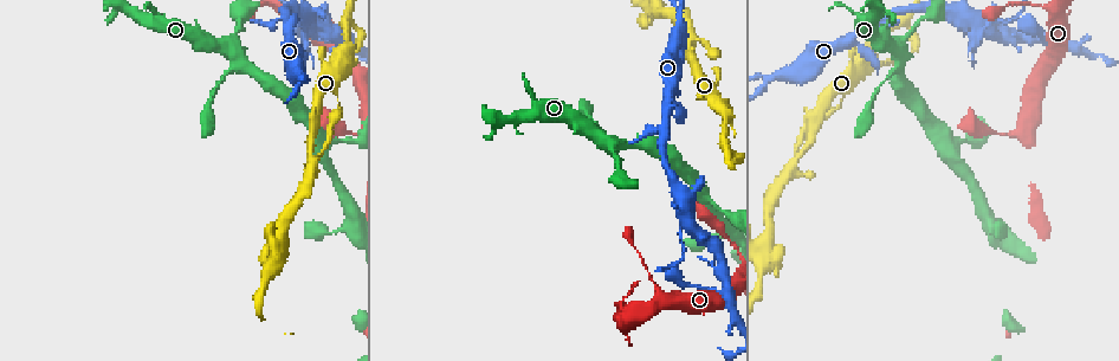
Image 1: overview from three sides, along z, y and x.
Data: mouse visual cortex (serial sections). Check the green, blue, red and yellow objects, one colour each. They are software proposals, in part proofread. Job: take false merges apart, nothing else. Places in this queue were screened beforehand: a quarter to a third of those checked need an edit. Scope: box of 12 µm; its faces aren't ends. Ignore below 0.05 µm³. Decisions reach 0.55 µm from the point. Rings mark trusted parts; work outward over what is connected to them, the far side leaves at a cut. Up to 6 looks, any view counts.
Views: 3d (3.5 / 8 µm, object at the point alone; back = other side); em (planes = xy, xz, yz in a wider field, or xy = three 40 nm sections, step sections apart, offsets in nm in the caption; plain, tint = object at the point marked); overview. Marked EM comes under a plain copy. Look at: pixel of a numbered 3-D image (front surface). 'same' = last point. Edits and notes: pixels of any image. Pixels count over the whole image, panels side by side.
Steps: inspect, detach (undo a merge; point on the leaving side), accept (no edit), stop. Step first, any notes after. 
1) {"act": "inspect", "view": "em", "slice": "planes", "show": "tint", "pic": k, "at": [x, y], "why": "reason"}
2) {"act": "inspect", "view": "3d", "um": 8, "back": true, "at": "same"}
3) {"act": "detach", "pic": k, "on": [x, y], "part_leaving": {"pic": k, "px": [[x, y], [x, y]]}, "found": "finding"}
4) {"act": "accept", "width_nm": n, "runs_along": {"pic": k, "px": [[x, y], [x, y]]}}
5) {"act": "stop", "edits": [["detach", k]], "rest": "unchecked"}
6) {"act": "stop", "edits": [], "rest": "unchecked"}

{"act": "inspect", "view": "3d", "um": 3.5, "pic": 1, "at": [859, 46], "why": "a narrow waist"}

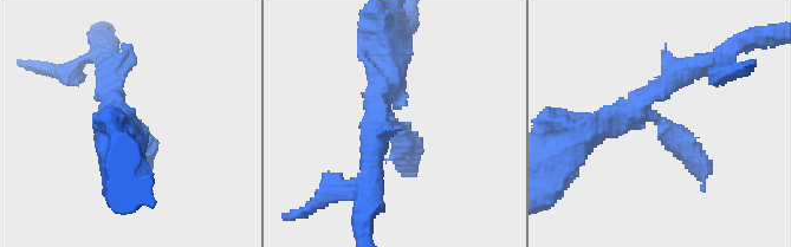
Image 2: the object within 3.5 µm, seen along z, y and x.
{"act": "inspect", "view": "em", "slice": "xy", "step": 5, "show": "tint", "pic": 2, "at": [395, 128]}

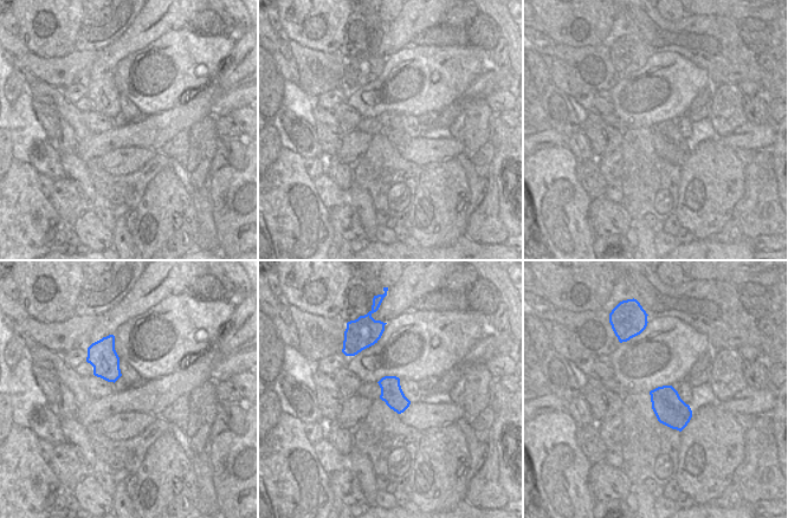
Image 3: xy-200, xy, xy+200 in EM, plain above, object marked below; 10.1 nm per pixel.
{"act": "inspect", "view": "em", "slice": "xy", "step": 3, "show": "tint", "at": "same"}

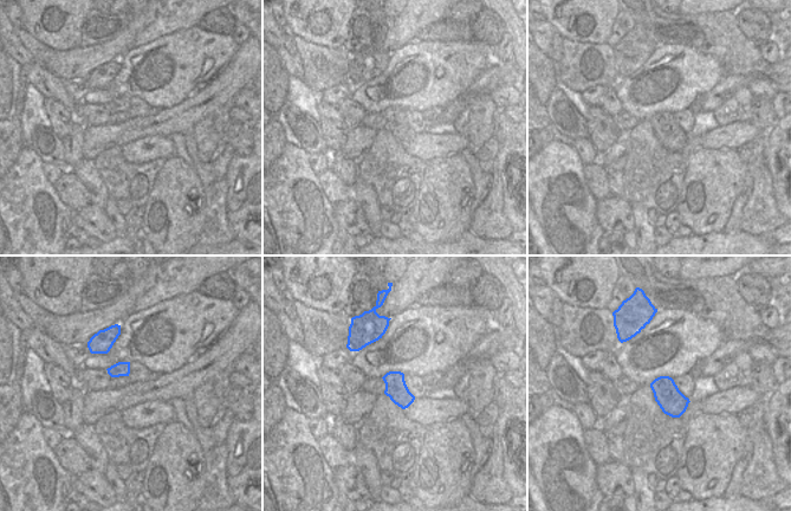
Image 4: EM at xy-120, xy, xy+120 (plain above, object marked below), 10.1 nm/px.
{"act": "accept", "runs_along": {"pic": 2, "px": [[604, 128], [637, 106], [659, 117], [705, 182]]}, "found": "all the same cell"}

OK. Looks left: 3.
{"act": "inspect", "view": "3d", "um": 3.5, "pic": 1, "at": [980, 22], "why": "abrupt turn"}

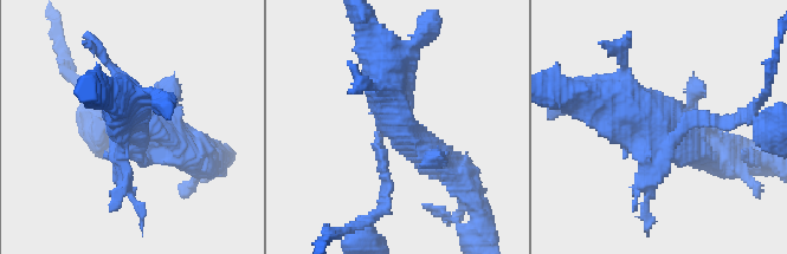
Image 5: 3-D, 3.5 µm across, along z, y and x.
{"act": "inspect", "view": "em", "slice": "xy", "step": 5, "show": "tint", "pic": 5, "at": [395, 123], "why": "shape alone is not enough"}

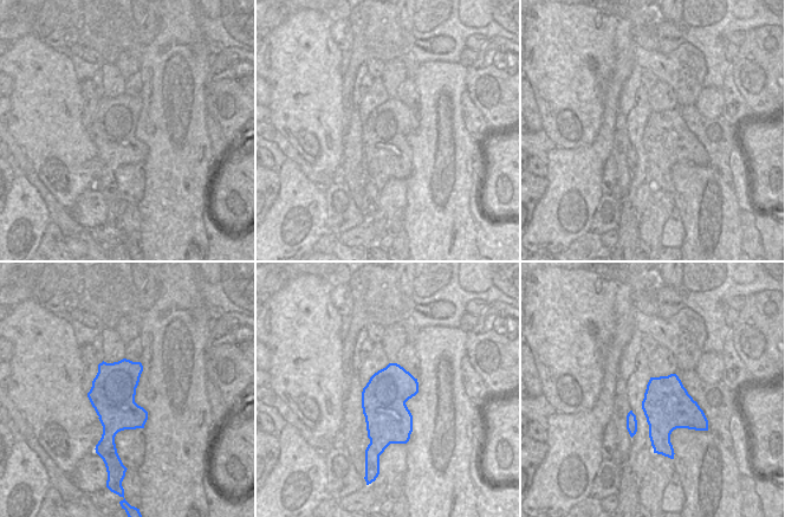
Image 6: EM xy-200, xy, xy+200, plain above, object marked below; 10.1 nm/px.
{"act": "detach", "pic": 5, "on": [64, 71], "part_leaving": {"pic": 5, "px": [[378, 131], [389, 186], [367, 222]]}, "found": "two cells meet here"}

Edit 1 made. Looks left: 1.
{"act": "stop", "edits": [["detach", 5]], "rest": "unchecked"}

